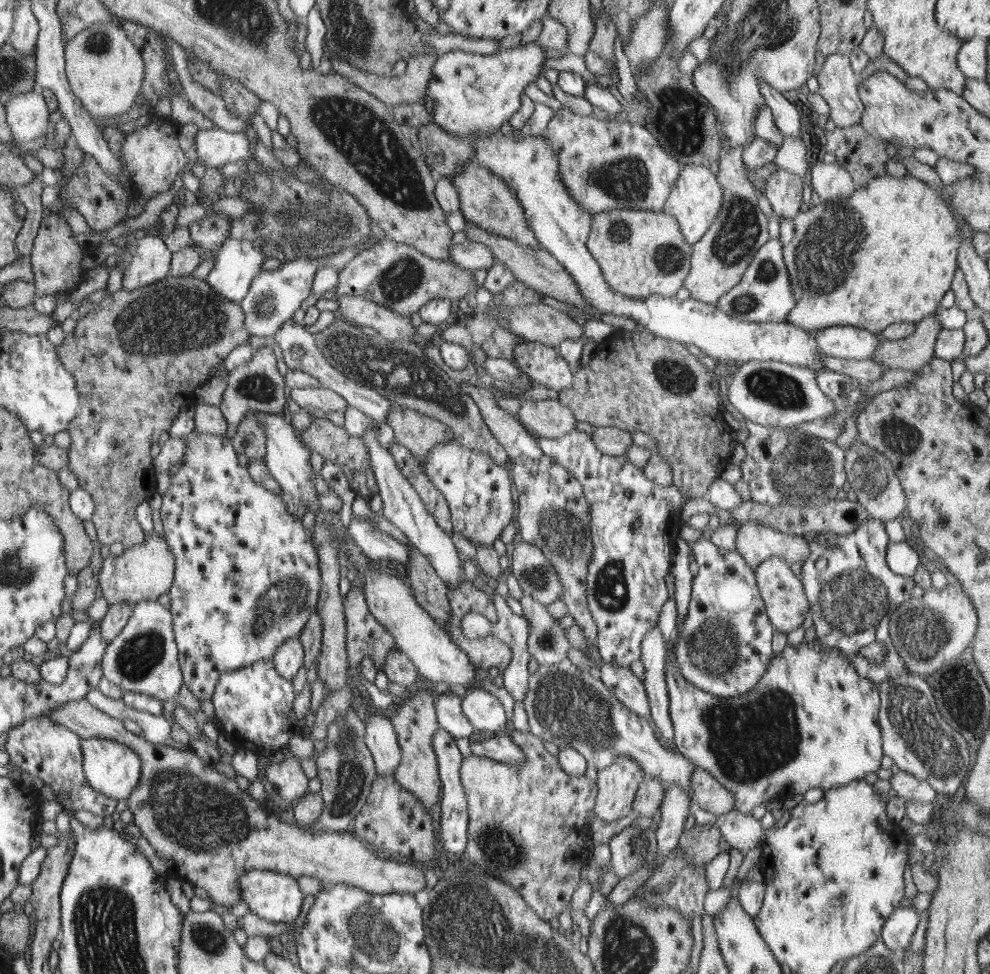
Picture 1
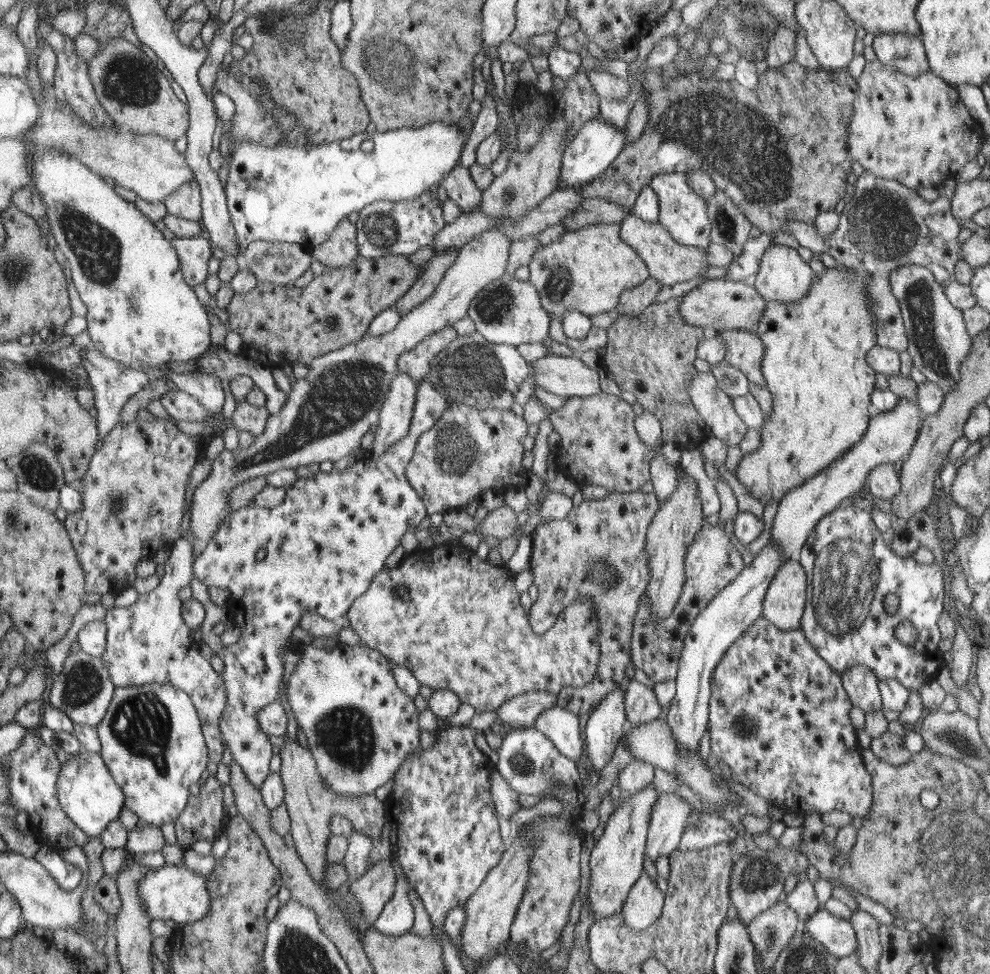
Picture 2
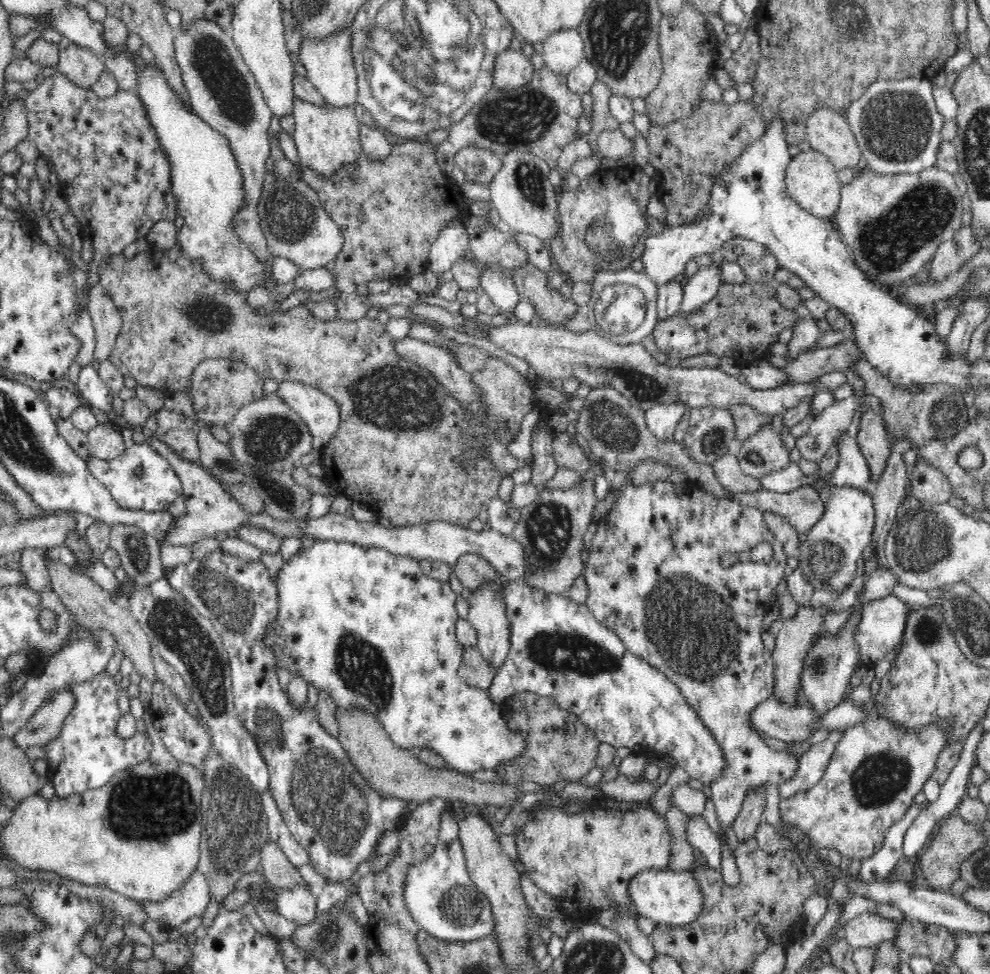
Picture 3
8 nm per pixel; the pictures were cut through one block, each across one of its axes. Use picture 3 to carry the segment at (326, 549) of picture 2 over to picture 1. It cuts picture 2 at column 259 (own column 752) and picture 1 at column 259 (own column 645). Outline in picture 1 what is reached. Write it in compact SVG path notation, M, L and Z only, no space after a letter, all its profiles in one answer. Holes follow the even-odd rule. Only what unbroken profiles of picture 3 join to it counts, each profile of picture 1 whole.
M190 432L184 437L186 442L185 454L179 462L178 472L171 476L170 486L162 495L161 519L164 523L164 534L168 541L170 551L176 557L176 574L173 578L173 586L169 588L170 612L173 620L173 634L178 649L178 660L184 684L190 692L201 701L212 700L214 691L217 690L220 677L226 672L238 671L252 663L262 659L273 659L278 647L290 637L299 637L305 630L310 615L317 610L318 600L321 598L321 562L317 546L313 544L313 531L305 532L300 522L301 513L292 507L292 504L284 504L280 496L266 490L264 486L255 482L247 468L240 466L240 460L234 451L231 440L224 435L199 434Z

